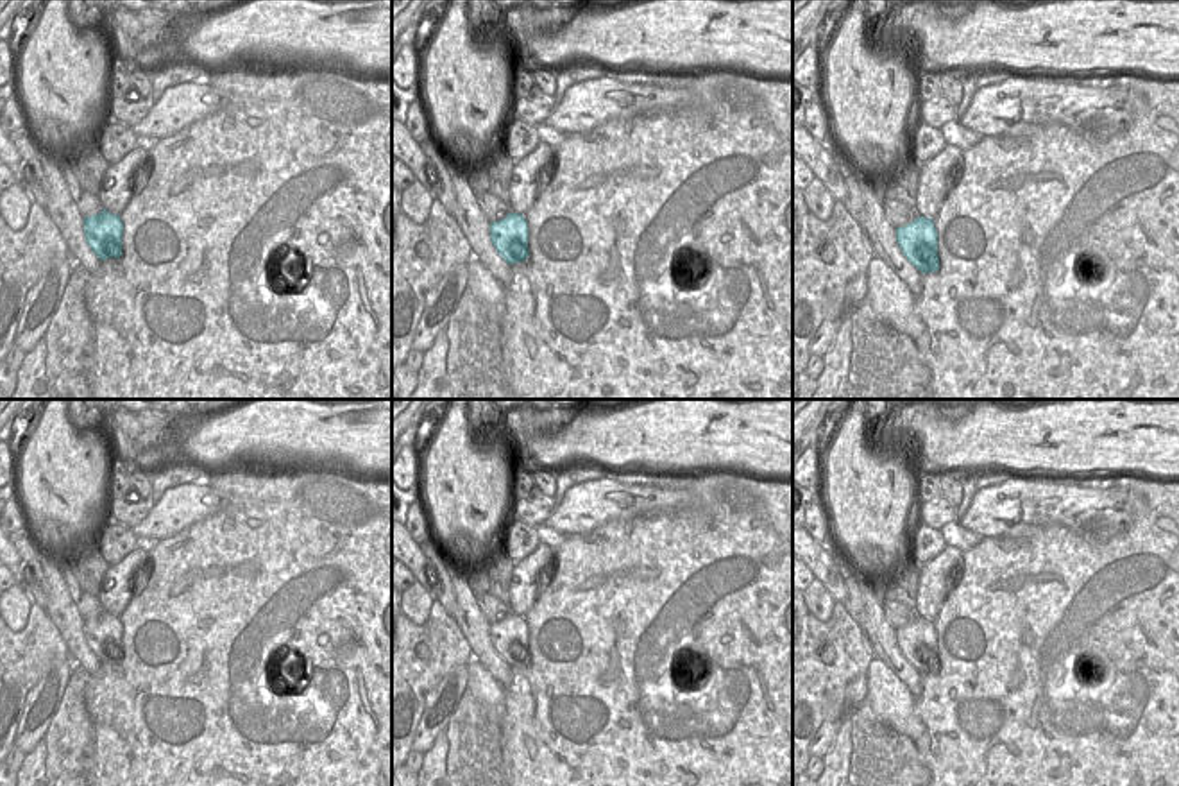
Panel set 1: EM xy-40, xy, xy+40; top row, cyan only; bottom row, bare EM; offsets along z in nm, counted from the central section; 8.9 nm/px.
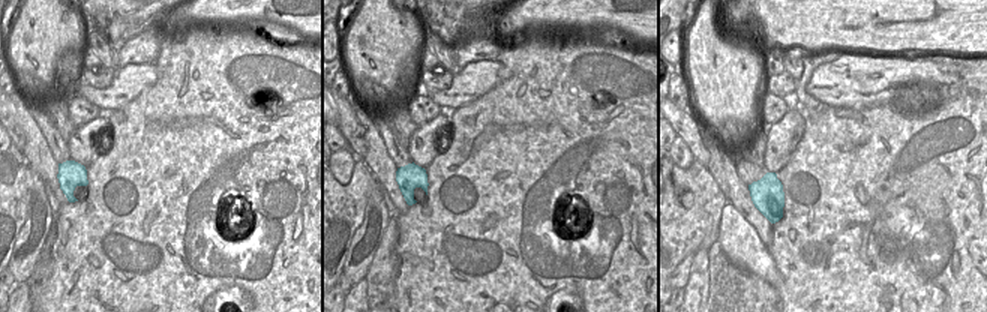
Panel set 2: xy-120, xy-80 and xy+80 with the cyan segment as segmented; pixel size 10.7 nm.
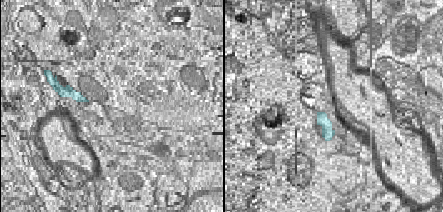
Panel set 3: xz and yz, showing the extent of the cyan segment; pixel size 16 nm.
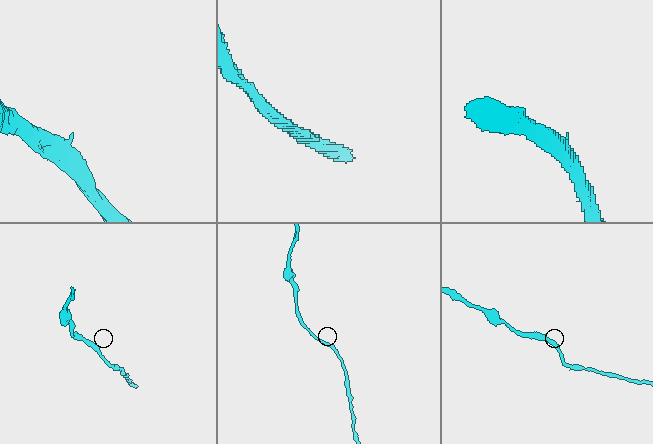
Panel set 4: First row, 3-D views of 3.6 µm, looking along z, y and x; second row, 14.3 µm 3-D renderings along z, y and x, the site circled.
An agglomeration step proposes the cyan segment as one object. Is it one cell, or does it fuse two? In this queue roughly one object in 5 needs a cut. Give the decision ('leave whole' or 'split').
leave whole

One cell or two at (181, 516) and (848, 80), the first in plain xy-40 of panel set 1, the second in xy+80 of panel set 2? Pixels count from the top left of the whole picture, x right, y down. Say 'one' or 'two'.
one

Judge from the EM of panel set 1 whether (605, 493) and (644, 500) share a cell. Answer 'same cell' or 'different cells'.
same cell

